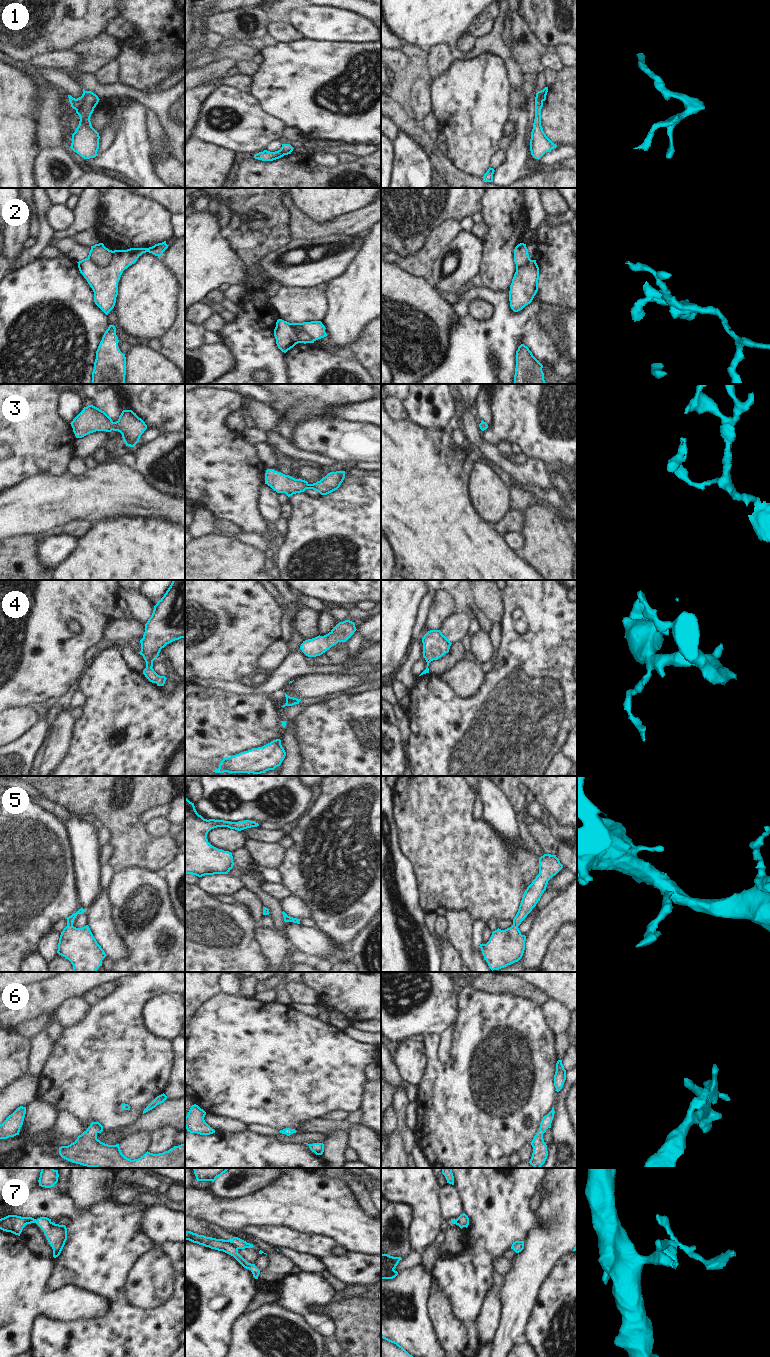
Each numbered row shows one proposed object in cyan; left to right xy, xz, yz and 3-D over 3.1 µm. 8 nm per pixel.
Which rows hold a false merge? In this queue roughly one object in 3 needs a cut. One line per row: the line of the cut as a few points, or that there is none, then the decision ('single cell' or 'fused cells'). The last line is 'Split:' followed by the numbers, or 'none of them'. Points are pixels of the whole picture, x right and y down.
1: cut xy (86, 91), (81, 105), (76, 110); fused cells
2: cut xy (113, 251), (112, 258), (104, 265), (96, 265), (88, 257); fused cells
3: cut none; single cell
4: cut none; single cell
5: cut none; single cell
6: cut none; single cell
7: cut xz (231, 1241), (238, 1248); fused cells
Split: 1, 2, 7

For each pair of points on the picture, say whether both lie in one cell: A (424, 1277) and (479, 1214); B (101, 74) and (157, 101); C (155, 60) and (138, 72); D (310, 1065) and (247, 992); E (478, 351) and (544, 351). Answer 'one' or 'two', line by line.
A: two
B: two
C: one
D: two
E: one

